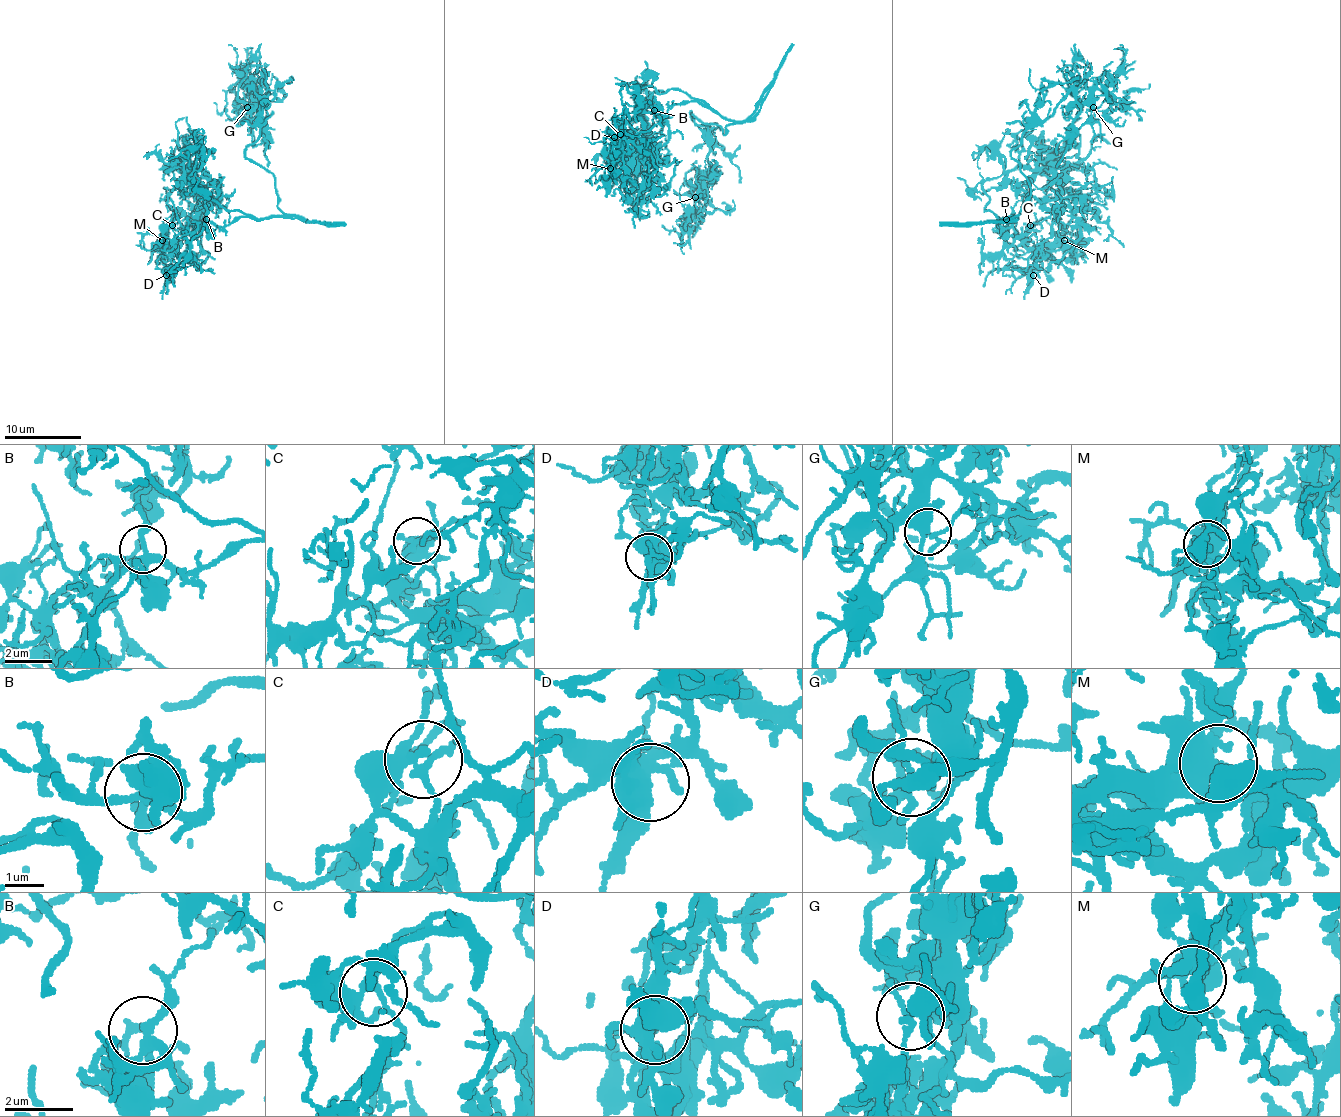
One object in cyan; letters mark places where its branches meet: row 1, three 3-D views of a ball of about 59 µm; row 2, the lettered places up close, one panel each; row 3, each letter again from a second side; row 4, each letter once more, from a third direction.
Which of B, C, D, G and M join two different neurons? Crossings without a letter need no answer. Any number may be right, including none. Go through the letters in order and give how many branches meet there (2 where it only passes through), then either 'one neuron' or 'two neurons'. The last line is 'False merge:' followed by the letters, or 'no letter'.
B: branches 4; one neuron
C: branches 3; one neuron
D: branches 5; one neuron
G: branches 3; one neuron
M: branches 8; one neuron
False merge: no letter

